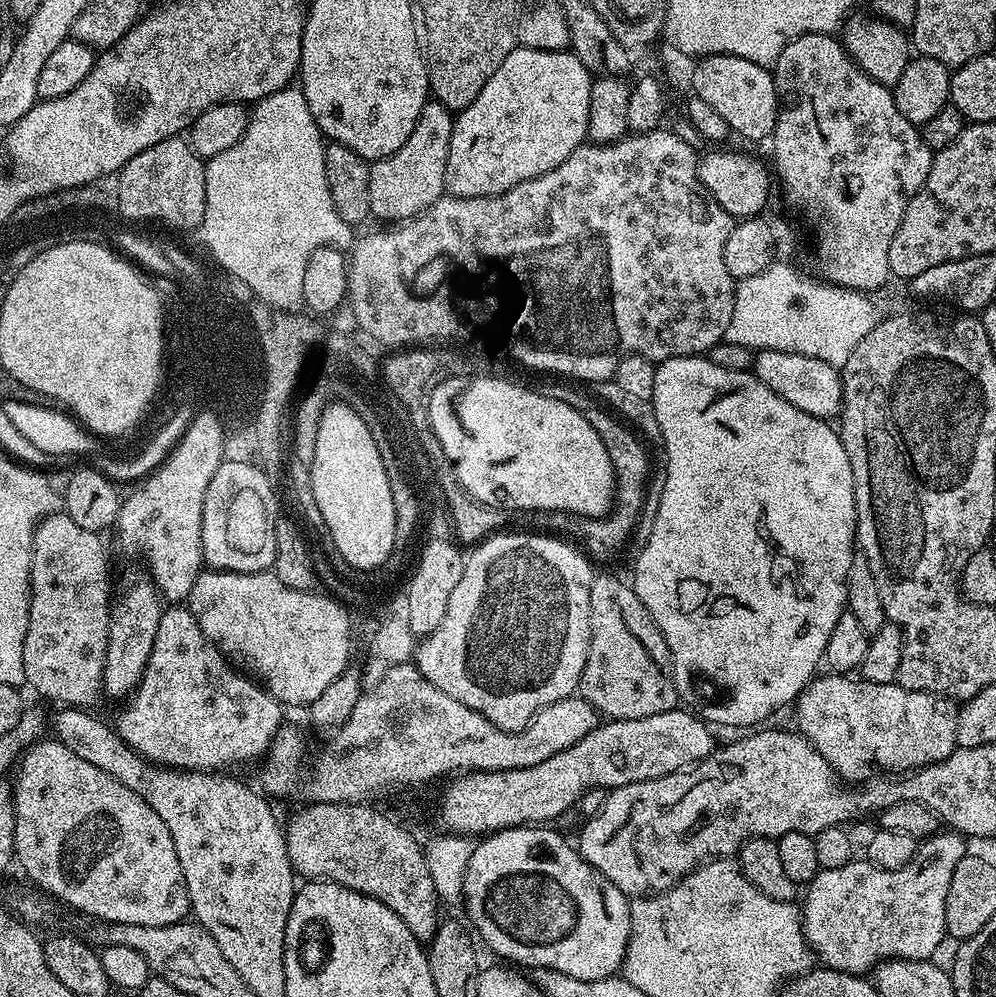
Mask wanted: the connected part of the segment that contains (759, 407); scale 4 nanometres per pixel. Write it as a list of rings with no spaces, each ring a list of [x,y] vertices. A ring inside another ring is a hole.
[[[703,355],[675,356],[659,361],[654,374],[651,404],[656,415],[655,427],[660,428],[664,452],[668,455],[668,473],[664,476],[664,489],[656,504],[652,533],[636,560],[636,577],[630,580],[630,584],[666,638],[670,671],[677,693],[688,692],[688,672],[692,672],[692,668],[704,668],[704,672],[712,672],[712,676],[720,680],[724,704],[707,708],[702,713],[703,719],[712,726],[721,724],[724,728],[752,730],[767,721],[764,719],[768,716],[768,704],[776,708],[784,708],[787,704],[789,707],[808,687],[817,675],[816,667],[824,660],[830,633],[846,610],[848,575],[852,559],[858,554],[854,474],[851,473],[850,458],[840,440],[839,431],[831,428],[827,419],[811,416],[790,406],[786,398],[774,394],[774,390],[770,390],[770,386],[766,386],[763,379],[751,371],[725,370],[723,366],[714,366],[714,362]]]

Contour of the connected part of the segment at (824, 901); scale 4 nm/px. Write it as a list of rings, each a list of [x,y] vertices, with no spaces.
[[[940,830],[917,847],[916,857],[902,870],[882,870],[863,858],[853,859],[838,870],[821,870],[807,885],[802,903],[804,938],[815,959],[839,972],[868,974],[883,960],[926,960],[935,957],[936,947],[946,940],[946,894],[954,866],[966,855],[965,837],[955,830]]]

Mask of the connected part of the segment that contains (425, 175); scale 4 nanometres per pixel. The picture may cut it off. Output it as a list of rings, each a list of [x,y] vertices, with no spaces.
[[[435,98],[425,104],[410,138],[394,154],[370,164],[370,210],[375,219],[403,222],[434,206],[446,192],[454,113]]]

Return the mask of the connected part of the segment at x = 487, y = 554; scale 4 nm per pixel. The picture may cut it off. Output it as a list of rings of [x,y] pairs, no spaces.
[[[493,534],[467,553],[462,579],[454,586],[454,594],[450,594],[446,614],[442,614],[436,629],[415,645],[414,663],[438,690],[458,698],[458,702],[482,714],[495,728],[521,732],[543,708],[565,700],[579,689],[590,646],[590,586],[594,569],[579,547],[563,544],[552,537],[555,535],[504,535]]]

